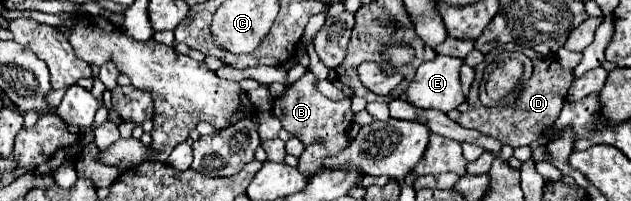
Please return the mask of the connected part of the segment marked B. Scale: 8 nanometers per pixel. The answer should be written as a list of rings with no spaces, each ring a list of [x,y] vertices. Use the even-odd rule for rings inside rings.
[[[306,72],[300,80],[288,86],[280,98],[274,98],[272,112],[280,120],[282,128],[304,144],[304,152],[298,158],[298,170],[306,176],[316,174],[326,156],[334,156],[336,152],[342,150],[342,146],[348,144],[346,128],[352,124],[352,116],[354,116],[350,108],[350,98],[342,98],[342,100],[326,98],[316,88],[316,76],[312,72]],[[316,138],[322,138],[324,142],[316,144]]]

